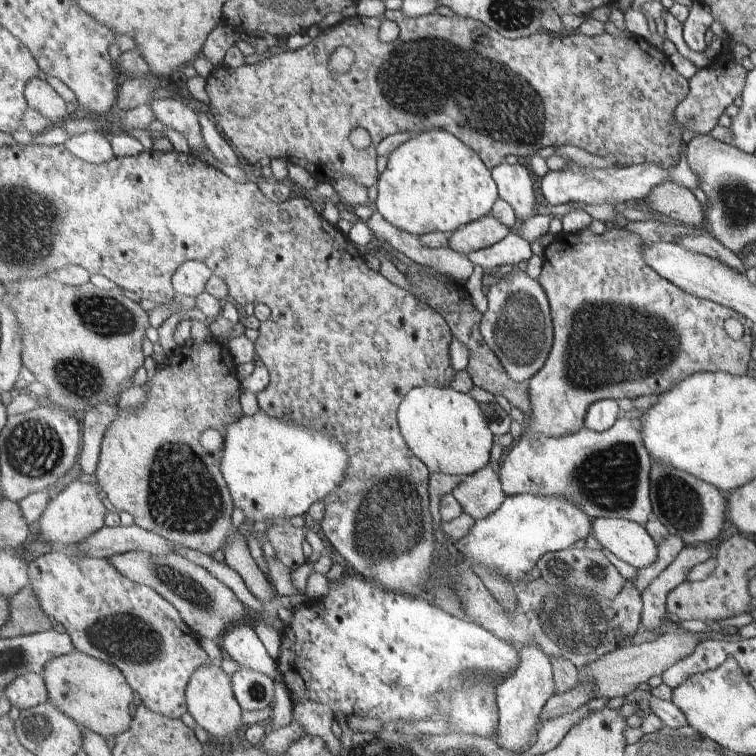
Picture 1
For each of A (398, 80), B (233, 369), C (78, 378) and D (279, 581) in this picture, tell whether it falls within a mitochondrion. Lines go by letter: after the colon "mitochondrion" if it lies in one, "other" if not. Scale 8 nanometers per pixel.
A: mitochondrion
B: other
C: mitochondrion
D: other

